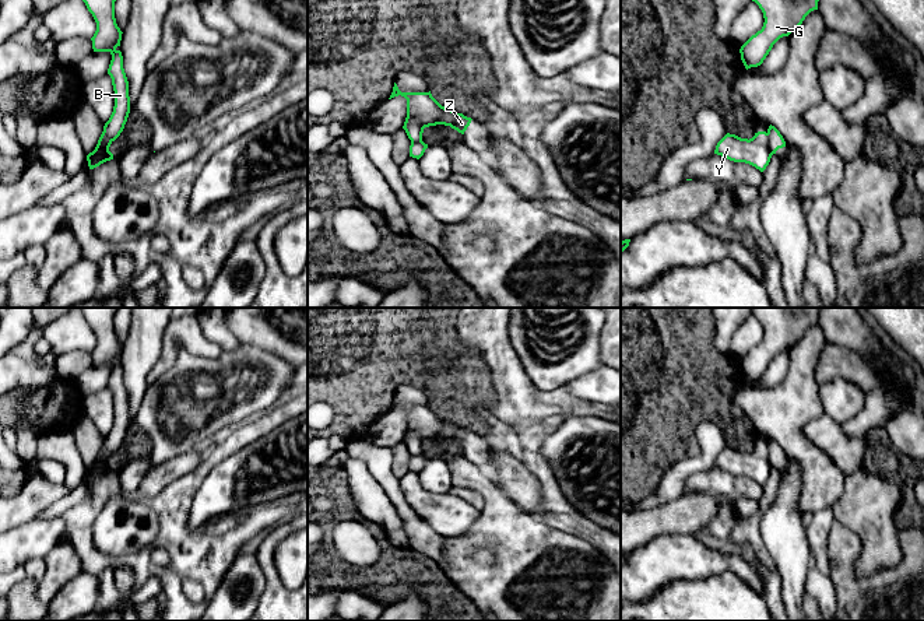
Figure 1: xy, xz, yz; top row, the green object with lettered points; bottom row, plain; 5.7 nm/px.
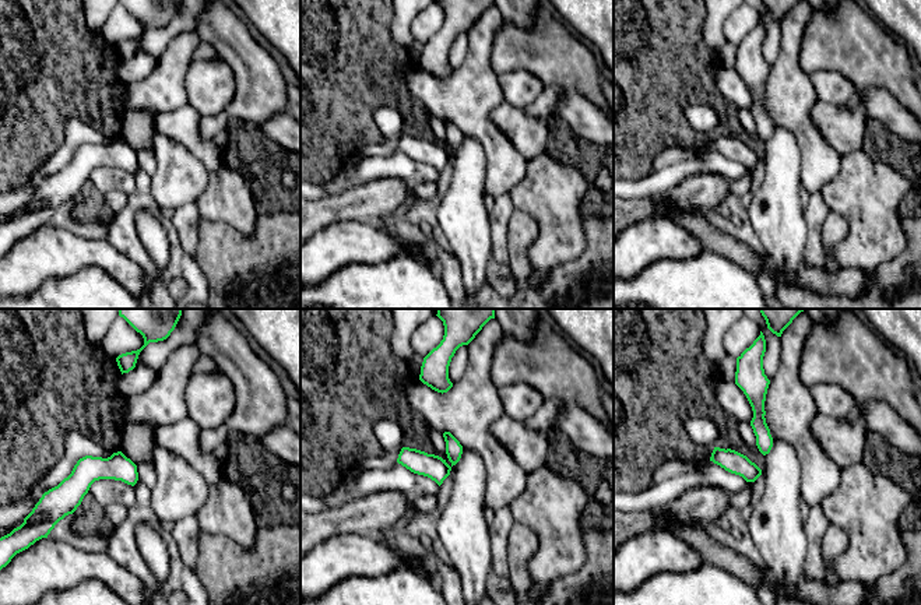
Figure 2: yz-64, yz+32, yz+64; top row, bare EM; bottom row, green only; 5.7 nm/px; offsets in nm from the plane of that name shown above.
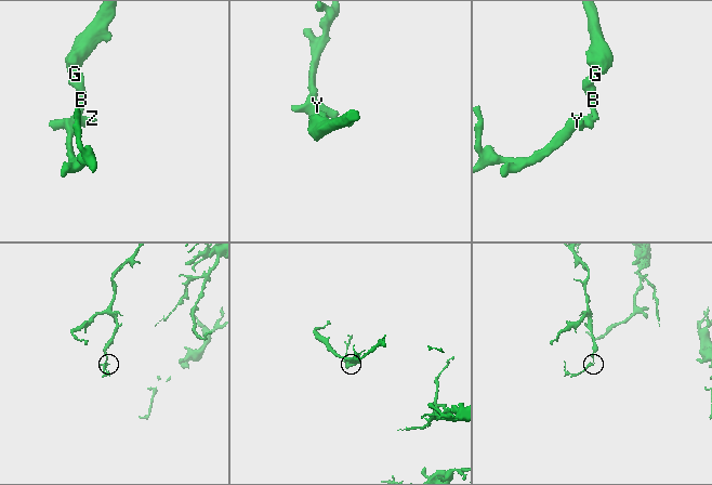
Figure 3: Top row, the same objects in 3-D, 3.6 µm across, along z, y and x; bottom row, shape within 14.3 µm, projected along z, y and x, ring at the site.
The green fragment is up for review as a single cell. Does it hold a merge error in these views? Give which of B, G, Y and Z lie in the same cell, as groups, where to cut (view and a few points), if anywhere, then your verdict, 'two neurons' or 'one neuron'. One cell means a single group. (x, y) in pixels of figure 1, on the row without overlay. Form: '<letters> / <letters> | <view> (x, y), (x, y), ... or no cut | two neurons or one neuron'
B G / Y Z | yz (766, 446), (772, 467) | two neurons

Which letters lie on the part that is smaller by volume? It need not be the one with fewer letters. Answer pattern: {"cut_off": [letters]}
{"cut_off": ["Y", "Z"]}

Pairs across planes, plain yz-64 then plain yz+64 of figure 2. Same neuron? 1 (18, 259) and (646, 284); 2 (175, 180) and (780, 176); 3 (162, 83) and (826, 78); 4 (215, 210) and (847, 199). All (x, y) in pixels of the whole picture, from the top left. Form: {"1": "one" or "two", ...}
{"1": "two", "2": "two", "3": "two", "4": "one"}

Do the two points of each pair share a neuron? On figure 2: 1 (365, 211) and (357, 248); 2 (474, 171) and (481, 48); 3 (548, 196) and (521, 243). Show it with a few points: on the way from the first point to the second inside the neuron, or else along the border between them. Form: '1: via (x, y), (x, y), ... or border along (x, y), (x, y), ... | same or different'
1: border along (330, 222), (364, 221), (372, 222), (378, 228) | different
2: border along (463, 134), (481, 146), (484, 172) | different
3: border along (516, 208), (537, 227), (537, 239), (527, 253) | different

